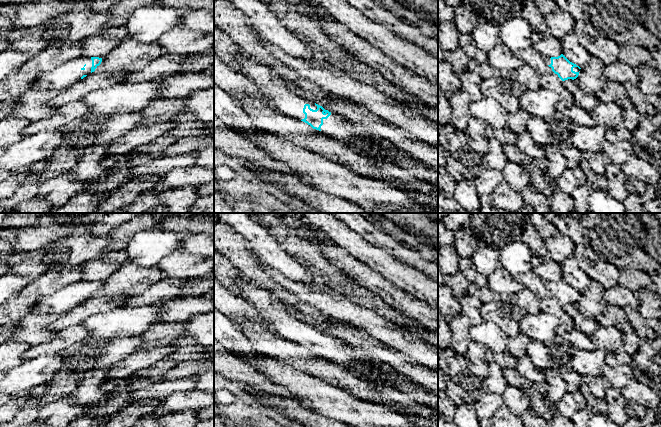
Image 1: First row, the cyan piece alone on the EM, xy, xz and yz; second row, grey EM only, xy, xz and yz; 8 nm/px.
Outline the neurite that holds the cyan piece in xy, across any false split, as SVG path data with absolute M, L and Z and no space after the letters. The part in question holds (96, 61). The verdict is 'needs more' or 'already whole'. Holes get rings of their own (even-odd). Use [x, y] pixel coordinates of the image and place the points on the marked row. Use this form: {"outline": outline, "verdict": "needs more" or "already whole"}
{"outline": "M99 57L71 59L49 73L41 73L32 88L61 91L94 72L101 62Z", "verdict": "needs more"}

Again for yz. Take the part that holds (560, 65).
{"outline": "M563 54L558 57L545 59L546 64L552 68L552 71L562 80L576 79L579 75L580 67L570 62Z", "verdict": "needs more"}

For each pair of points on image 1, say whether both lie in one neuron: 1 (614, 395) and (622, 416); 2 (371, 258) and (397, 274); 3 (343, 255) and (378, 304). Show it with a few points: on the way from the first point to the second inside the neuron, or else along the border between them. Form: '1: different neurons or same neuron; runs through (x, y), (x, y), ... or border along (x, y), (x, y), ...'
1: same neuron; runs through (618, 400), (618, 411)
2: same neuron; runs through (377, 259), (391, 268)
3: different neurons; border along (358, 282), (387, 302)

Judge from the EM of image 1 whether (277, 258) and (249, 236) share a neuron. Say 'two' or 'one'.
one

